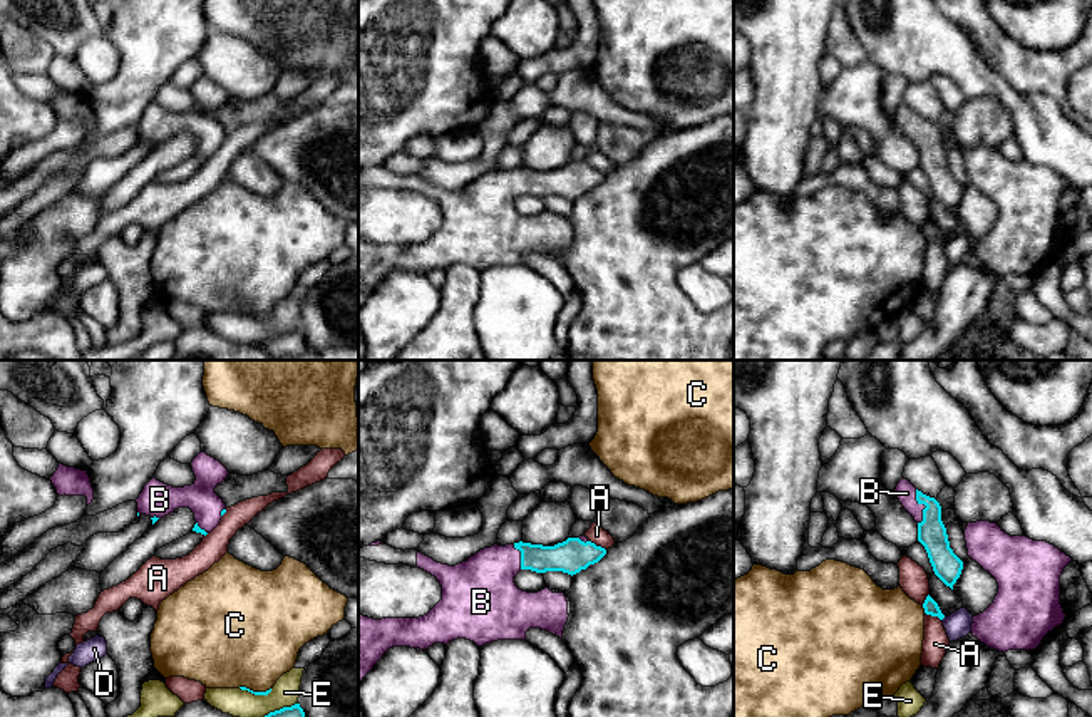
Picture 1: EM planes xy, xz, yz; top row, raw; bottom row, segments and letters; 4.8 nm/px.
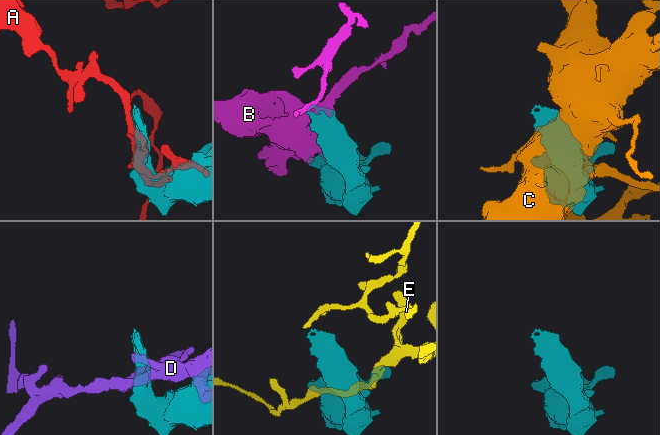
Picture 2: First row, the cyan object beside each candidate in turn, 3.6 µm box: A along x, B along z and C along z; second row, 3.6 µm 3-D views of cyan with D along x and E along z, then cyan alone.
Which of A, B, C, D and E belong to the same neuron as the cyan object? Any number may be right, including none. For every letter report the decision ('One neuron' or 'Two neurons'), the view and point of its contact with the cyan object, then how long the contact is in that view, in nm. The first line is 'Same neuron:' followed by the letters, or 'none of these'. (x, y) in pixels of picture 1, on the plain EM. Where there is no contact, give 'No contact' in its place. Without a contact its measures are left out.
Same neuron: B
A: Two neurons. Touches cyan at xz (598, 171). Shared border 90 nm
B: One neuron. Touches cyan at yz (925, 129). Shared border 170 nm
C: Two neurons. Touches cyan at yz (923, 232). Shared border 40 nm
D: Two neurons. No contact
E: Two neurons. Touches cyan at xy (277, 335). Shared border 200 nm

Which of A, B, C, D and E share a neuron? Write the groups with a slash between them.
A / B / C / D / E

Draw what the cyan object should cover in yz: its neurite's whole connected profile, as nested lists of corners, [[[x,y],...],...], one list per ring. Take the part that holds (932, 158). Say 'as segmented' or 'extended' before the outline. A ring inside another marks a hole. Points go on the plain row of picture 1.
extended | [[[904,102],[898,107],[894,119],[918,147],[918,166],[925,171],[935,199],[953,214],[961,199],[963,186],[950,173],[940,127],[918,116]]]

